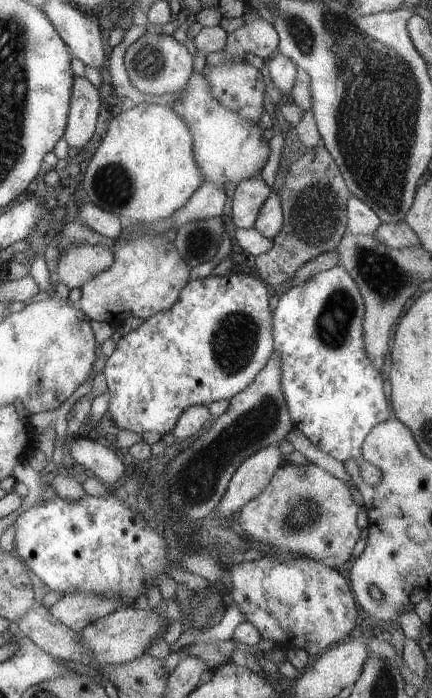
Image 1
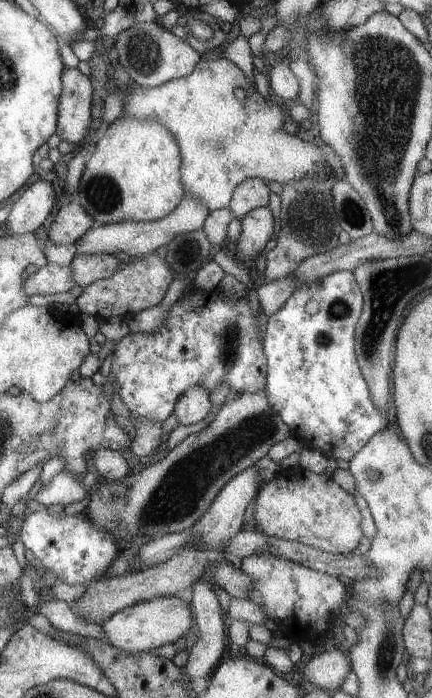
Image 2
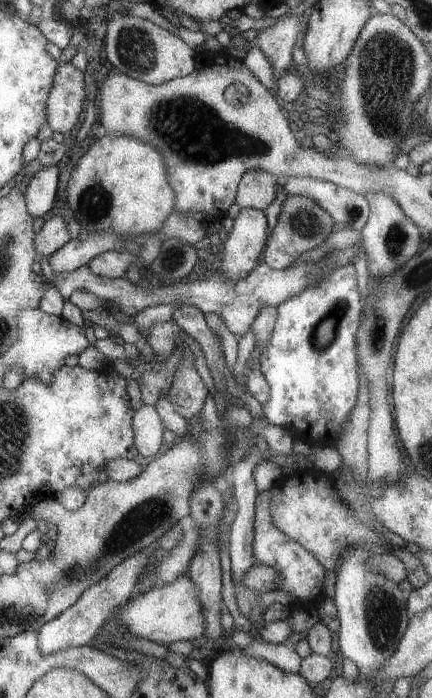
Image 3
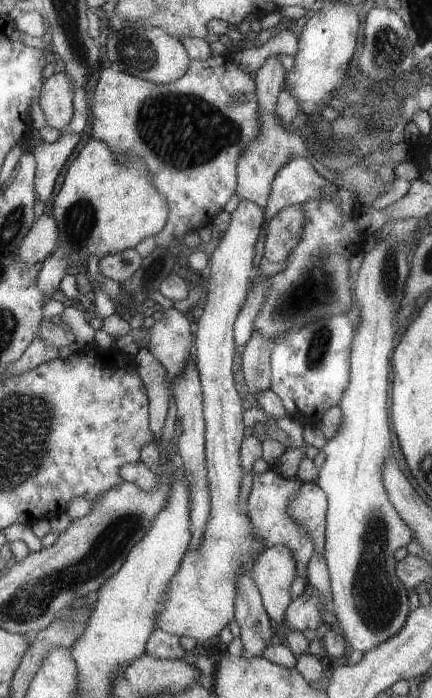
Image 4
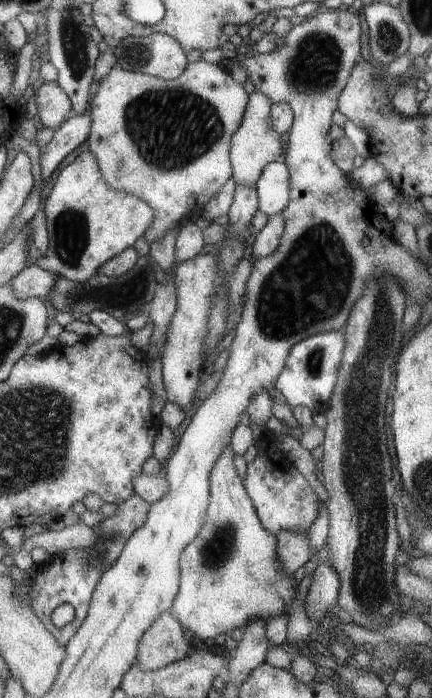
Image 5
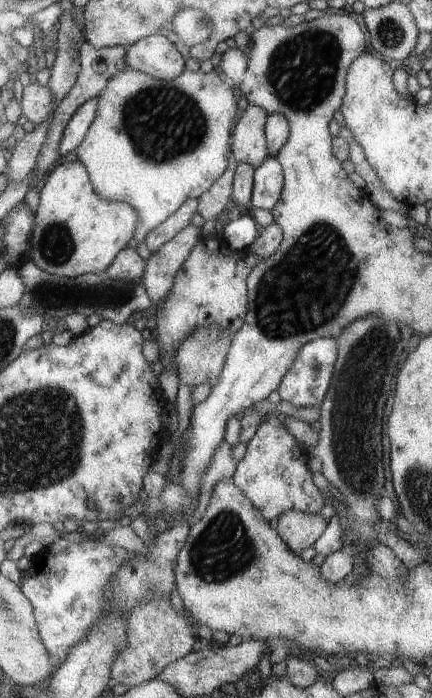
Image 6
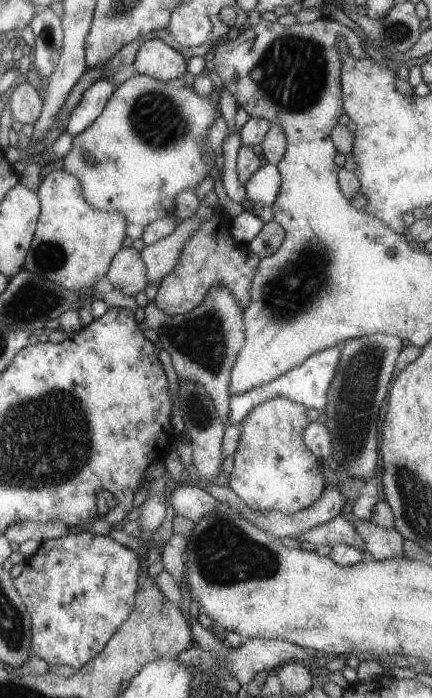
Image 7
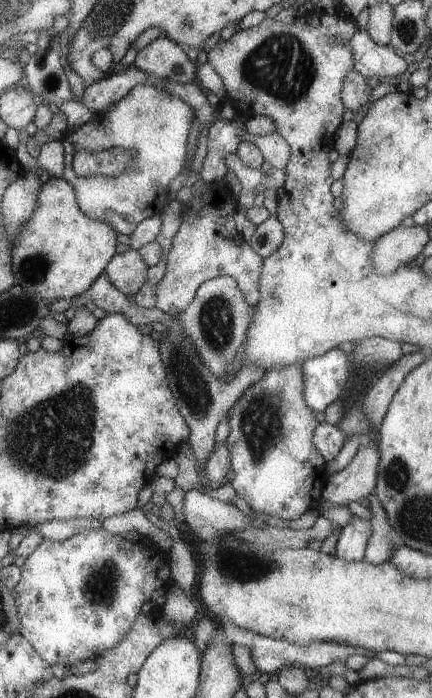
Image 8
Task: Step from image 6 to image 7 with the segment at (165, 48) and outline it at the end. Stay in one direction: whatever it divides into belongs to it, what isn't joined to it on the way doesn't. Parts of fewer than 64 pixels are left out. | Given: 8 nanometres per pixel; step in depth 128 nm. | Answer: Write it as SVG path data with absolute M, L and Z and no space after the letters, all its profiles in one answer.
M160 39L141 41L132 64L139 75L162 82L181 77L186 71L186 59Z

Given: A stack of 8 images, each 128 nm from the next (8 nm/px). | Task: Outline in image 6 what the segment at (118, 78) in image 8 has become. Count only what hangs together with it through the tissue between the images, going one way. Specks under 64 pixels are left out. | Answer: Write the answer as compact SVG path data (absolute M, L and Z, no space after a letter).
M97 96L87 100L81 104L73 114L61 134L59 146L57 146L57 154L65 155L66 153L74 150L81 144L85 132L89 129L91 122L95 119L95 112L97 107Z

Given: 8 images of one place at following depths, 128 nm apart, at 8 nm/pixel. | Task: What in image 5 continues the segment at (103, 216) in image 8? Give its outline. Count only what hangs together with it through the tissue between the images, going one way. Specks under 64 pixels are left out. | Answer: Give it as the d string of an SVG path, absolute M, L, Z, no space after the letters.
M199 59L196 62L186 63L183 72L176 76L174 79L165 80L153 75L146 75L143 73L136 73L133 71L126 71L122 68L111 69L101 80L97 89L97 92L92 96L90 100L89 108L91 110L90 117L90 129L88 135L86 136L87 142L89 142L88 151L92 152L92 155L96 159L98 166L98 171L104 178L105 184L111 190L127 193L128 195L134 196L139 200L145 202L152 208L153 218L151 224L143 231L143 238L150 244L150 242L155 242L161 238L161 235L170 229L175 223L179 226L189 220L189 218L202 214L202 206L210 199L216 195L219 187L232 176L232 168L229 158L230 149L230 138L231 135L236 131L238 124L241 122L243 111L246 107L246 102L248 101L248 95L245 94L243 90L243 84L235 82L231 78L230 73L225 73L223 68L213 63L208 63L203 59Z

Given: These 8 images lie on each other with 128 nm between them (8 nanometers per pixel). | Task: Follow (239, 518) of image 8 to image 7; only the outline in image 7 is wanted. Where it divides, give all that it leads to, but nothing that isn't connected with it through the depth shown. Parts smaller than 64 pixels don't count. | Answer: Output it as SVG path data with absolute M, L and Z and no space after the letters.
M177 485L173 492L166 497L175 515L180 515L191 520L195 525L201 518L209 516L211 508L217 506L217 502L206 492L195 485Z

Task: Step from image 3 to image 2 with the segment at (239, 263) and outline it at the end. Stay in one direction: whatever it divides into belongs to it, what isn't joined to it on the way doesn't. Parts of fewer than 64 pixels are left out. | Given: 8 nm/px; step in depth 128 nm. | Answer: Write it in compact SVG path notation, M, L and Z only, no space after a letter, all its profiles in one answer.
M255 207L245 213L240 220L240 231L236 240L236 253L233 258L241 261L243 266L248 267L260 250L267 244L269 236L274 231L275 219L269 208Z

